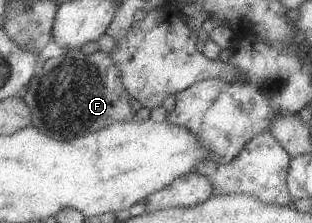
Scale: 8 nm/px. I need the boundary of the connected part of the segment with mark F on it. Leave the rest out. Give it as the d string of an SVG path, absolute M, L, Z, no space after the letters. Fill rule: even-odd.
M83 49L69 50L50 58L39 67L24 99L35 113L34 126L65 141L97 133L118 121L133 121L139 112L131 105L133 95L126 87L123 71L115 63L115 55L107 51L89 54Z

